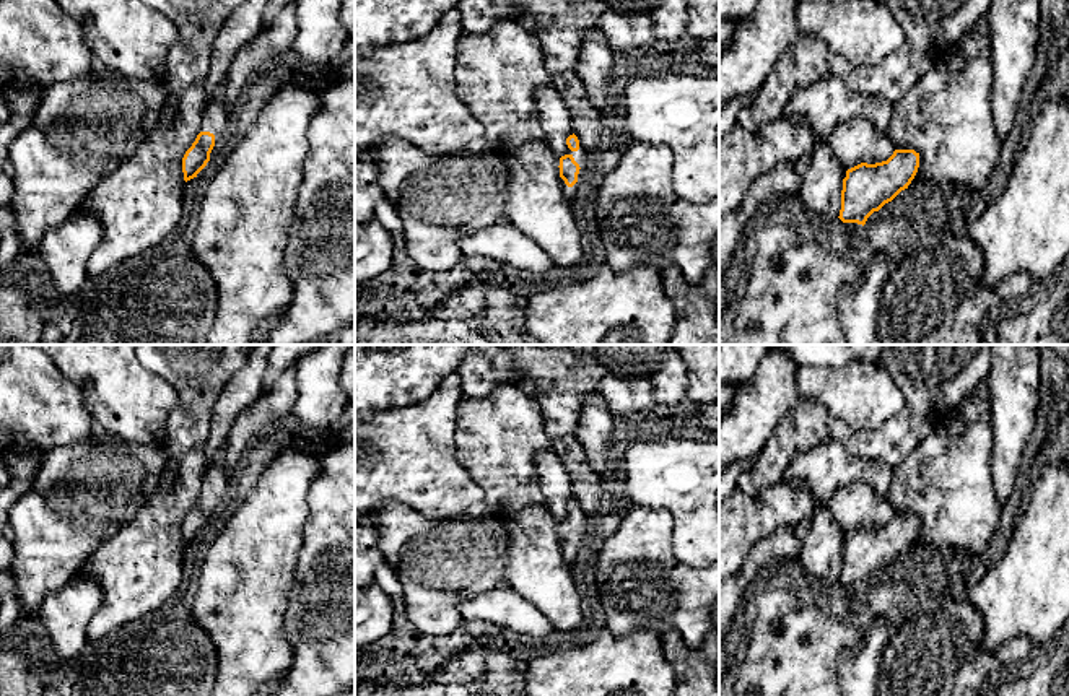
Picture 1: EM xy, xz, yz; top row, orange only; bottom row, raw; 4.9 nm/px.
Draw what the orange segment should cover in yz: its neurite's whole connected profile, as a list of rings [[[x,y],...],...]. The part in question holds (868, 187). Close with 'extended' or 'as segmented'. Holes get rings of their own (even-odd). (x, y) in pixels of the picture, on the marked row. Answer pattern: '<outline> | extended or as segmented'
[[[895,150],[882,163],[861,163],[846,171],[841,190],[840,220],[866,224],[867,218],[908,189],[919,167],[919,153]]] | as segmented

